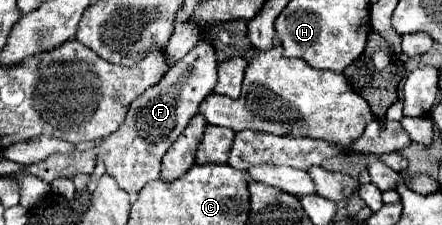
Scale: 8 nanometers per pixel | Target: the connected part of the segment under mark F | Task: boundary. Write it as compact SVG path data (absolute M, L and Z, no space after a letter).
M201 41L181 61L177 61L177 65L173 65L157 85L149 87L131 103L123 125L97 145L97 159L105 163L107 173L121 185L121 189L127 193L139 193L149 181L159 179L161 157L189 125L191 117L197 115L199 103L215 85L217 59L213 57L213 49Z

